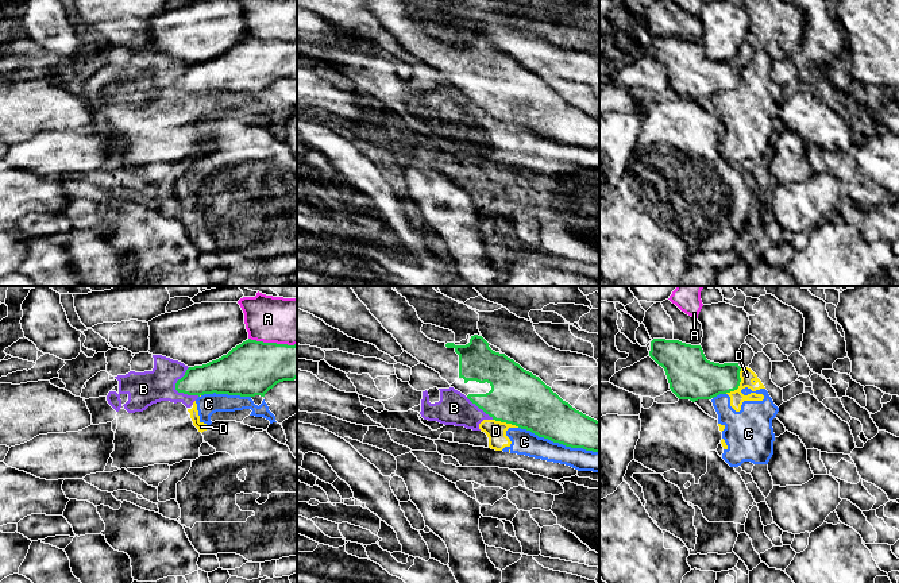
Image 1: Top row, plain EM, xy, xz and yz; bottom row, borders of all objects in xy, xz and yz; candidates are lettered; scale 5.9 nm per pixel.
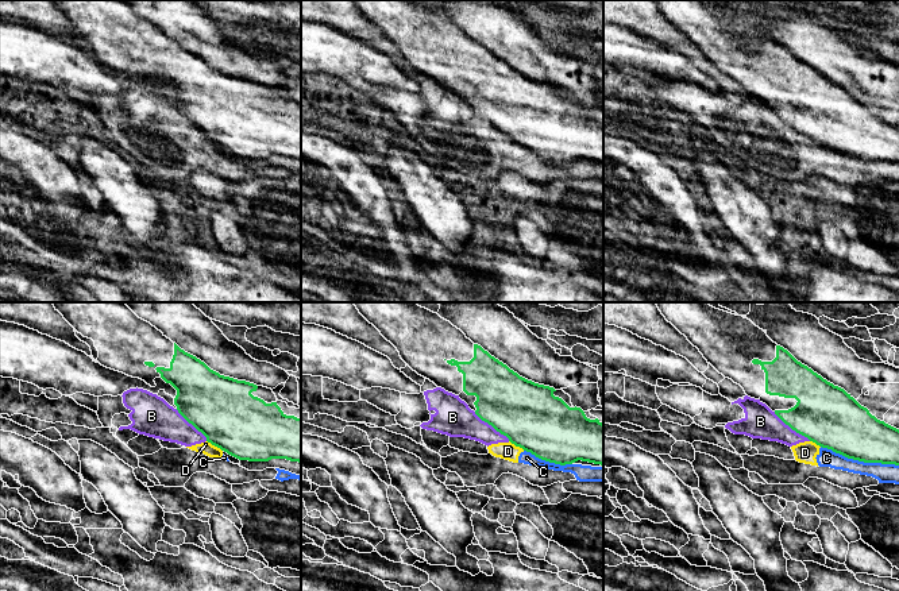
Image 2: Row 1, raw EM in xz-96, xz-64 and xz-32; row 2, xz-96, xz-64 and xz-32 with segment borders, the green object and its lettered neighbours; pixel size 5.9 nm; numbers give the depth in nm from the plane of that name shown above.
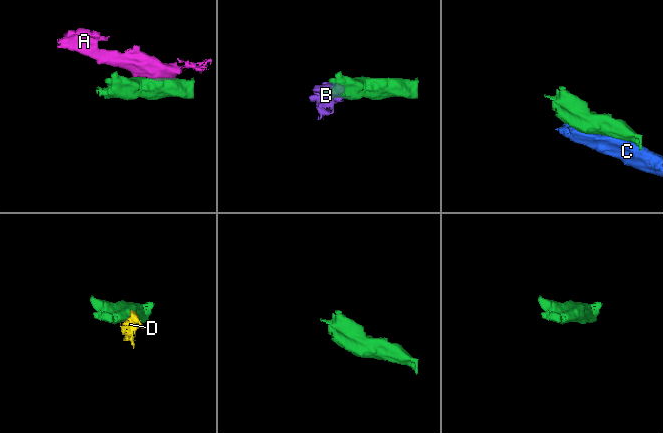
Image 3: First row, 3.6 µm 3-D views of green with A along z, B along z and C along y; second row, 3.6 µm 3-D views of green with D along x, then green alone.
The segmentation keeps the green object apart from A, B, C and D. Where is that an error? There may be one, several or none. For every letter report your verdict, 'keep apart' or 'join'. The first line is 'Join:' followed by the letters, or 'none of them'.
Join: none of them
A: keep apart
B: keep apart
C: keep apart
D: keep apart

